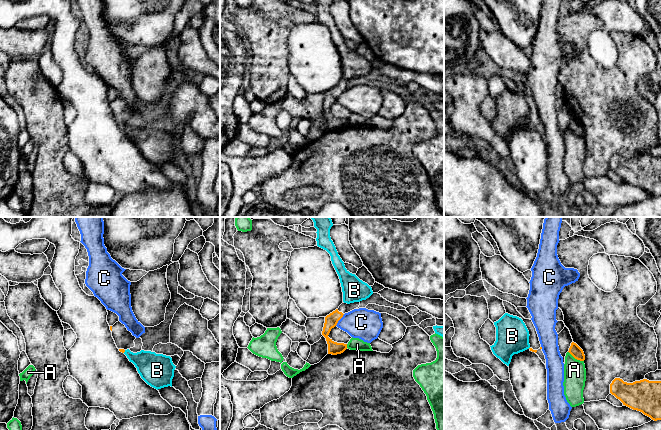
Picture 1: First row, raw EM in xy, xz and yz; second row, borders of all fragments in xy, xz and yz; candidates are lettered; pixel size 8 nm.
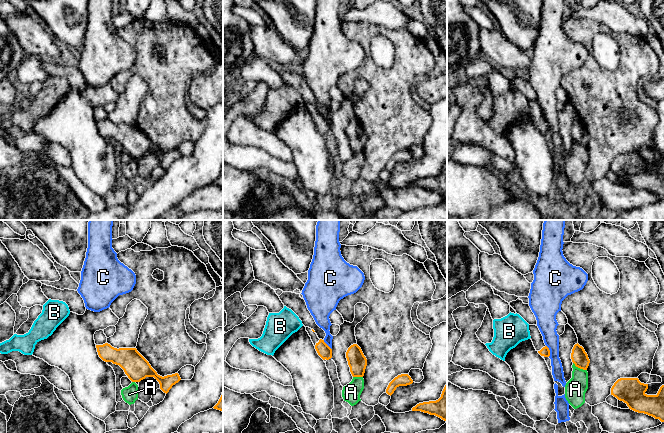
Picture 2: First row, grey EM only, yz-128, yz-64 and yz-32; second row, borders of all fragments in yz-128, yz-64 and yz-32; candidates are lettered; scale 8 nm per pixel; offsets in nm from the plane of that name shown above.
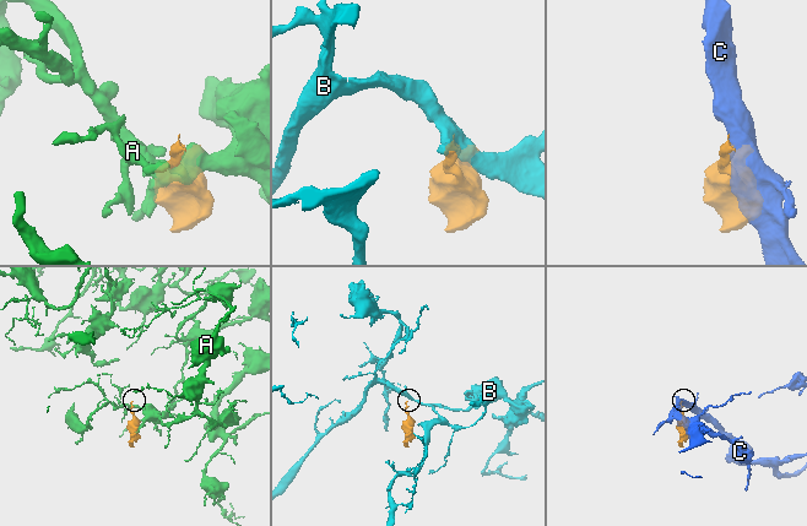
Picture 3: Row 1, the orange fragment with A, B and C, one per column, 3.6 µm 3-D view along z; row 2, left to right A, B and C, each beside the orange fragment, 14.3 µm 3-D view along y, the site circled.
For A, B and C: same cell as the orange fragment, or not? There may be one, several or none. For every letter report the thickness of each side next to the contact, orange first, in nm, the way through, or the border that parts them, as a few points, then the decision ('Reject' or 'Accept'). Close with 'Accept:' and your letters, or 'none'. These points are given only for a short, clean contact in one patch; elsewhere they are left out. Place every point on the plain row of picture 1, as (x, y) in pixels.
A: Thickness 90 nm (orange) against 180 nm. Boundary: yz (568, 127), (575, 134), (583, 137). Reject
B: Thickness 30 nm (orange) against 220 nm. Boundary: xy (125, 126), (123, 128). Reject
C: Thickness 110 nm (orange) against 240 nm. Boundary: xz (344, 90), (335, 101). Reject
Accept: none

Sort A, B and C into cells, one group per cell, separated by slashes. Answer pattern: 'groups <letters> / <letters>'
groups A / B / C

